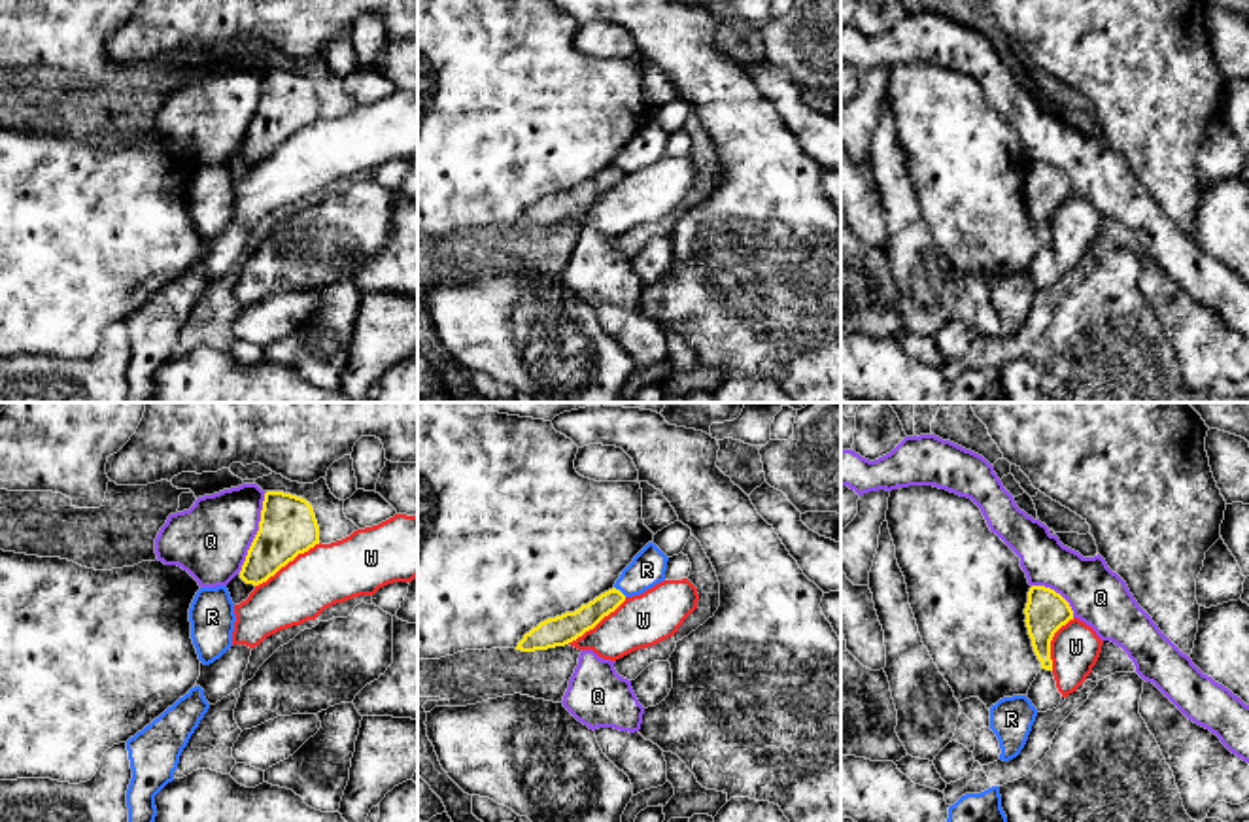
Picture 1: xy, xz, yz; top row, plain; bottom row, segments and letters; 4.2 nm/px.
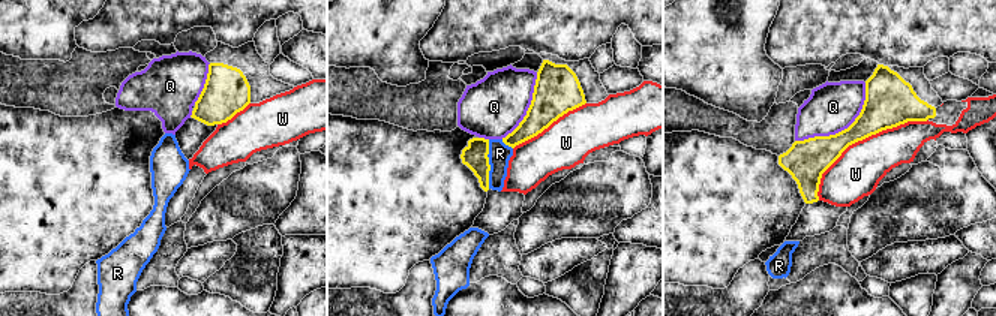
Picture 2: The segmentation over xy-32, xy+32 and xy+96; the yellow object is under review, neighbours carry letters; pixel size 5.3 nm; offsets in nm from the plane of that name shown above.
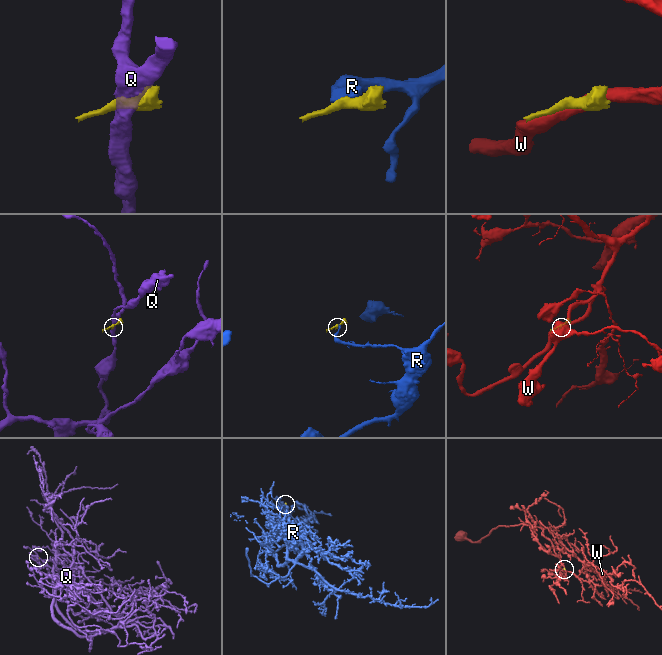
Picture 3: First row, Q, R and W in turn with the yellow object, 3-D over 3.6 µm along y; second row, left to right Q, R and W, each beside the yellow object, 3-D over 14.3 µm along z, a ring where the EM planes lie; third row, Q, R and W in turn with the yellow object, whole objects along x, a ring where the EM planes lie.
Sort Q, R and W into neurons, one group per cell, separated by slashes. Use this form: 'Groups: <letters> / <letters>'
Groups: Q / R / W

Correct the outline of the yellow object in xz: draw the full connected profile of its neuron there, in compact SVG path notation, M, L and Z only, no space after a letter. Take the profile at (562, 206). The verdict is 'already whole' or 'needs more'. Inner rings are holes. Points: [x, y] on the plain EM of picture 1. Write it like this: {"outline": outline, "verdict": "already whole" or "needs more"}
{"outline": "M612 164L595 174L593 178L590 178L588 181L582 181L574 189L565 189L561 193L540 198L537 204L523 212L516 227L535 229L565 223L582 214L586 208L593 206L605 193L614 189L624 178L625 172L620 166Z", "verdict": "already whole"}

